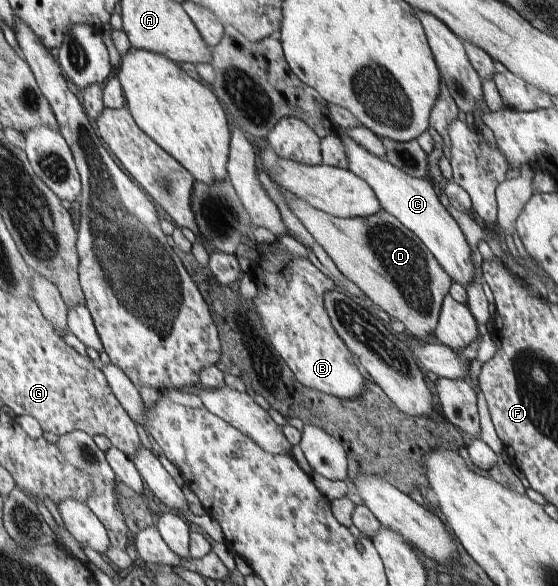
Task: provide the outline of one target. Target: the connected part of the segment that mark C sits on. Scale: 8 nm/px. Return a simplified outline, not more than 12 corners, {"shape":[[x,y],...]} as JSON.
{"shape":[[346,136],[348,169],[421,239],[453,281],[472,251],[430,178],[414,178]]}

